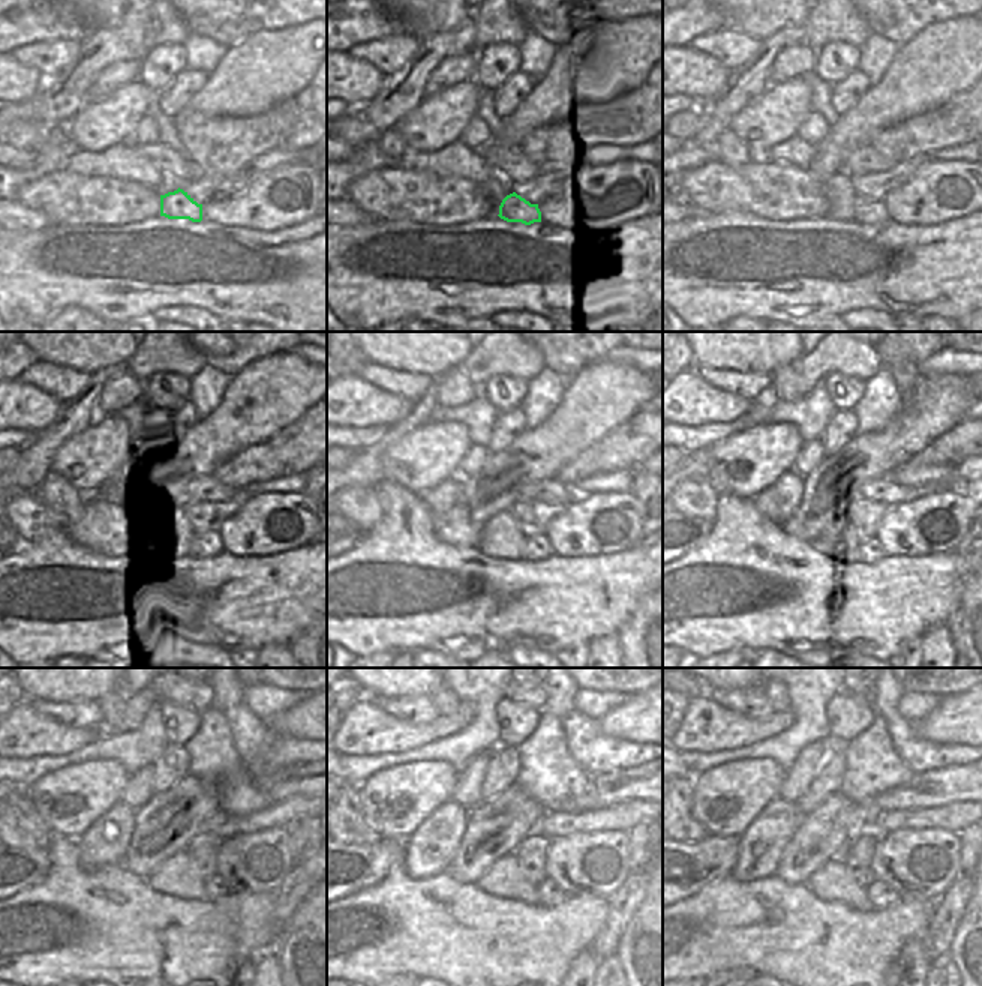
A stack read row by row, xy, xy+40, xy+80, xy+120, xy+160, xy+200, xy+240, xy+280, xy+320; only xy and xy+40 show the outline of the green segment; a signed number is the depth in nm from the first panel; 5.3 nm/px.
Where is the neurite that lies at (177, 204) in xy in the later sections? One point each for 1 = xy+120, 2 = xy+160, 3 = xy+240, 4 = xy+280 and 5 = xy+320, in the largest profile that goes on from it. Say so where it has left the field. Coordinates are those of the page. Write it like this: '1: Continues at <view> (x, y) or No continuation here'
1: Continues at xy+120 (207, 545)
2: Continues at xy+160 (537, 548)
3: Continues at xy+240 (213, 889)
4: Continues at xy+280 (549, 895)
5: Continues at xy+320 (882, 896).

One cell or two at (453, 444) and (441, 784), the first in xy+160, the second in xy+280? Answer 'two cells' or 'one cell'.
one cell

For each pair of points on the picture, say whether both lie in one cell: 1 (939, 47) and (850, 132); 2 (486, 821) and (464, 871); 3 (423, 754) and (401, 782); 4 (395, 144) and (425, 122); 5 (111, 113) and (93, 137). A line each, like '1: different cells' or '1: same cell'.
1: same cell
2: same cell
3: different cells
4: different cells
5: same cell

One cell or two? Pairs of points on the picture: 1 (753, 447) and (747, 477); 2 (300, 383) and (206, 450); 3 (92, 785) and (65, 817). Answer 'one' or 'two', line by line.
1: one
2: one
3: one

